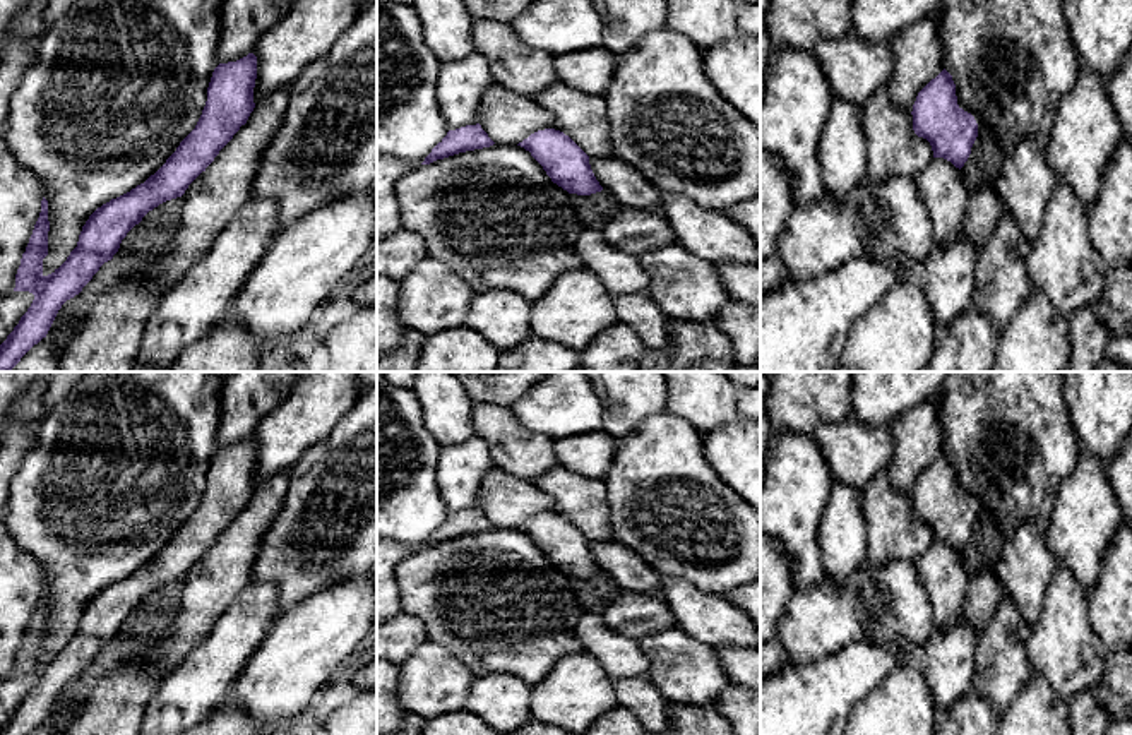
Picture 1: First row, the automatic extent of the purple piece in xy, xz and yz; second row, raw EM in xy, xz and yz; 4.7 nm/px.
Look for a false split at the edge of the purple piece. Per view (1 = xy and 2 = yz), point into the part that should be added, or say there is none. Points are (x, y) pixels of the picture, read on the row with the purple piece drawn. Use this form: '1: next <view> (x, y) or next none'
1: next none
2: next none

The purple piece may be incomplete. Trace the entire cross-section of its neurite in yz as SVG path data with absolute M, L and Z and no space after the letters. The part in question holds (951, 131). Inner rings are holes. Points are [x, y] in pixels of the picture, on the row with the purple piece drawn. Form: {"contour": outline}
{"contour": "M945 69L918 93L911 115L915 134L930 142L933 158L961 170L978 137L978 123L957 105L956 84Z"}

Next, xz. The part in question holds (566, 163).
{"contour": "M538 130L517 146L529 151L551 182L569 194L591 195L603 190L591 170L589 156L563 132Z"}

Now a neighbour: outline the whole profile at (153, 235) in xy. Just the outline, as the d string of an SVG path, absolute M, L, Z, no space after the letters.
M183 197L166 200L149 211L122 240L118 252L104 262L92 279L74 296L75 308L69 317L69 331L79 329L96 302L125 281L140 262L163 254L180 226Z

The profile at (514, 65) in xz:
M474 21L471 41L488 60L493 84L533 98L558 82L555 57L522 43L509 22Z

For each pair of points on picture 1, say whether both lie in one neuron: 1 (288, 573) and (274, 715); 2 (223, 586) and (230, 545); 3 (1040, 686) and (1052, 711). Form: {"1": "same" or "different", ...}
{"1": "different", "2": "same", "3": "same"}

